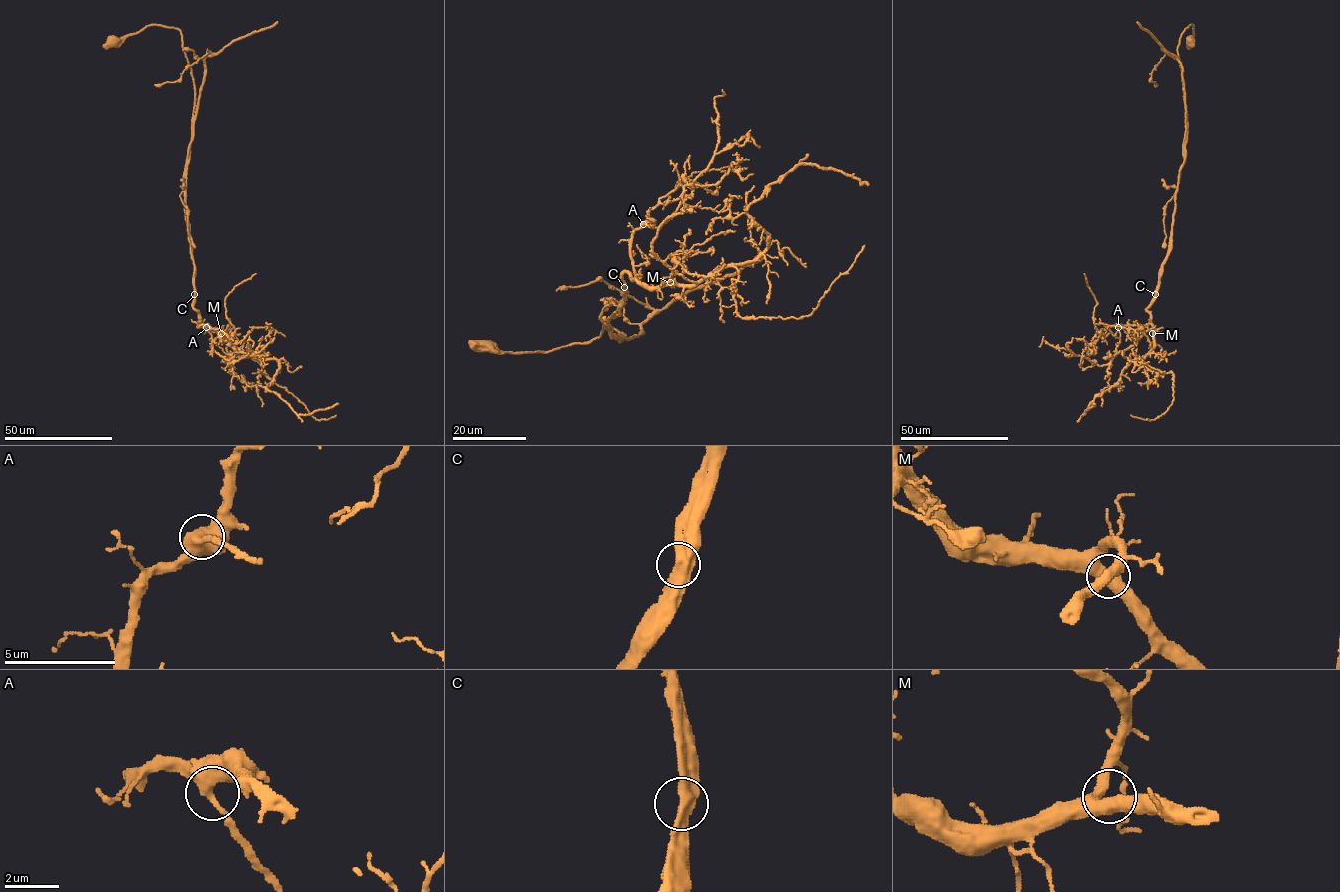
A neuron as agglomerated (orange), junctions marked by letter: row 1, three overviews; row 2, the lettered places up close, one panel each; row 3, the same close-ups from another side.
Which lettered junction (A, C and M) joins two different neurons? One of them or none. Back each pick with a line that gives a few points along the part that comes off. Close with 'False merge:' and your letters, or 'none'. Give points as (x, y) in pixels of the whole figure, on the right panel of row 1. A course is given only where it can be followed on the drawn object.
False merge: none

